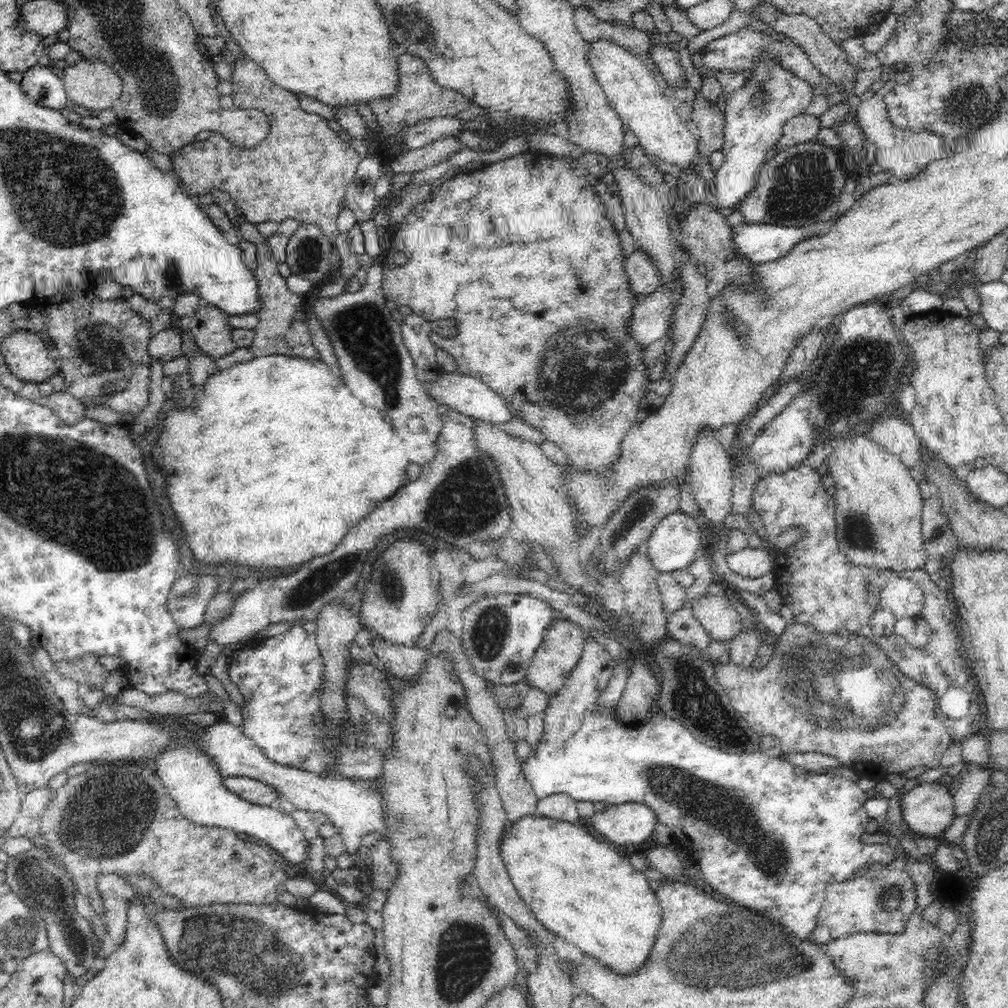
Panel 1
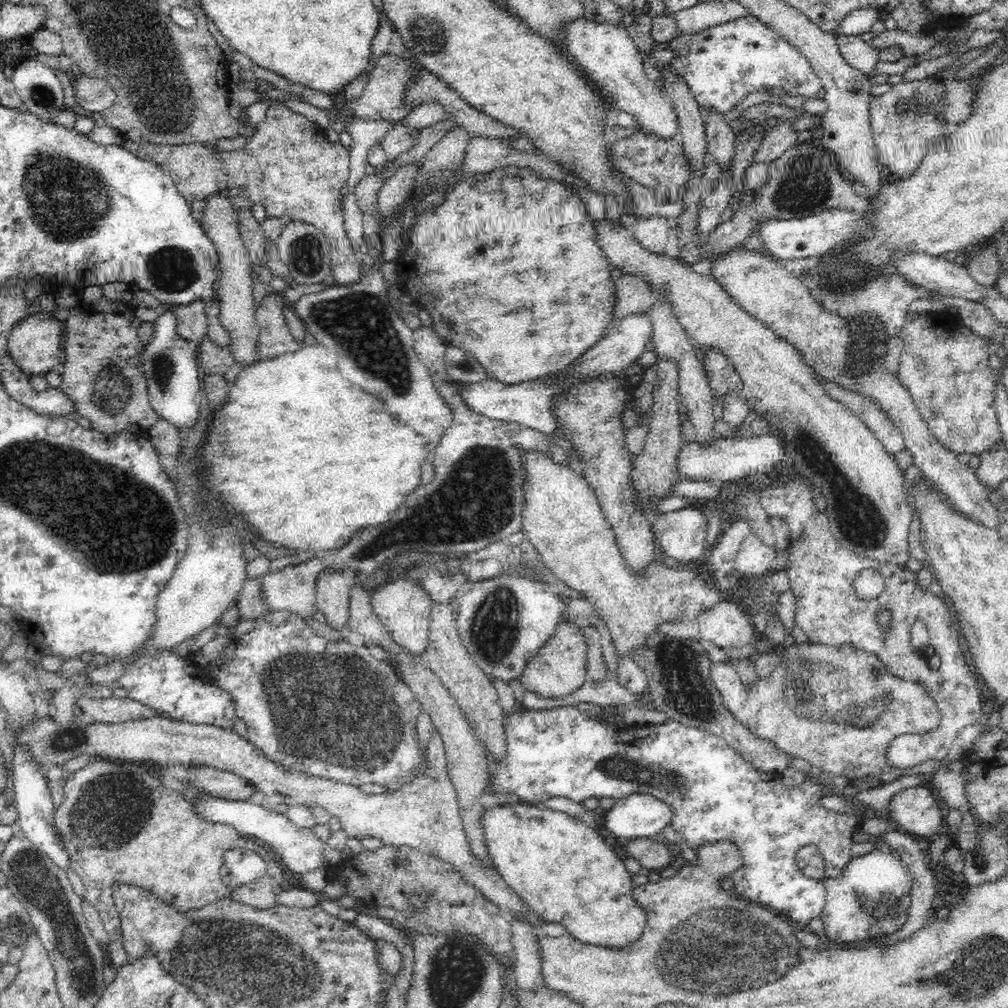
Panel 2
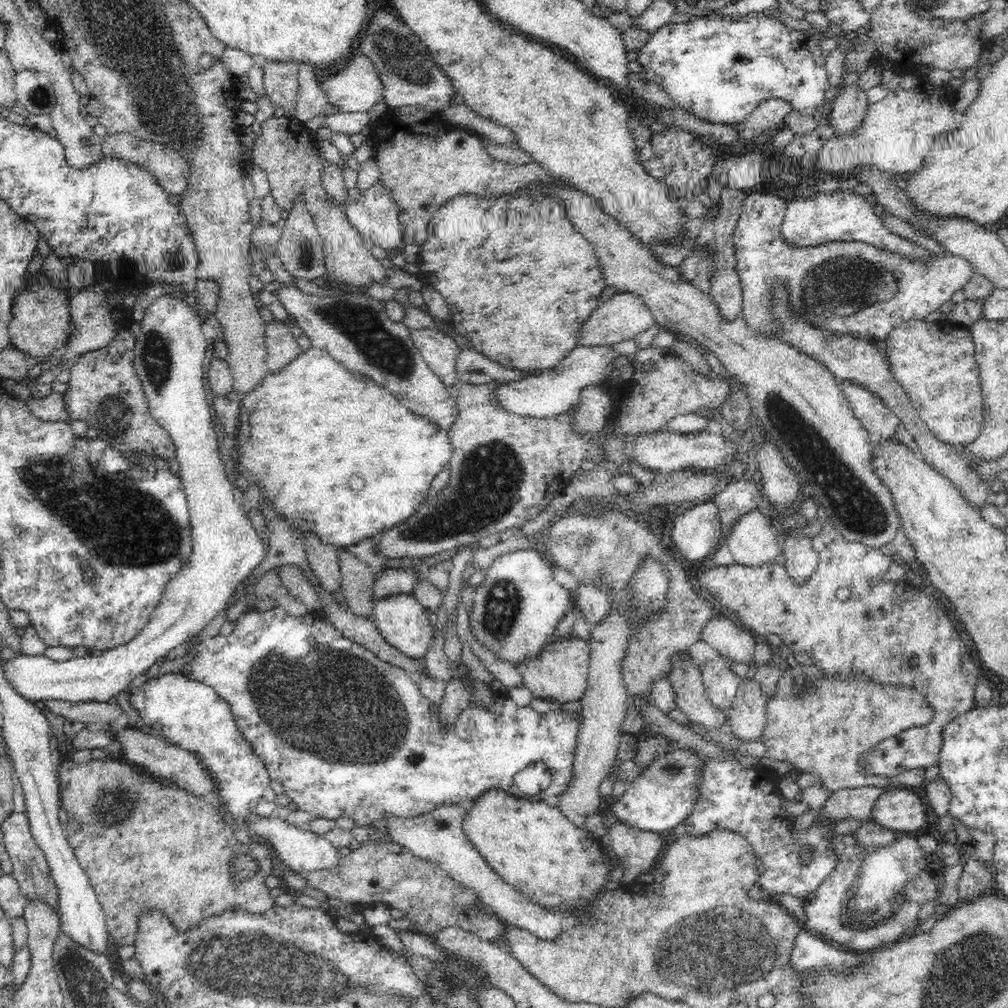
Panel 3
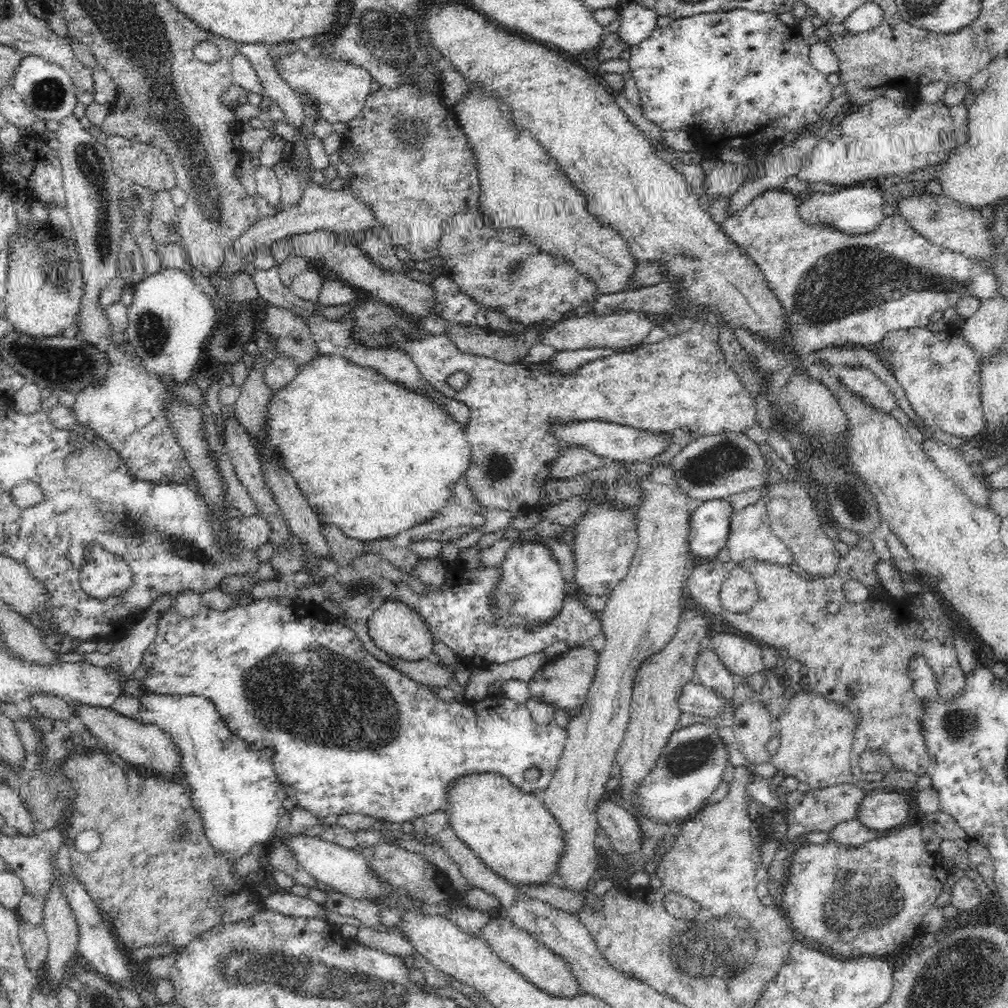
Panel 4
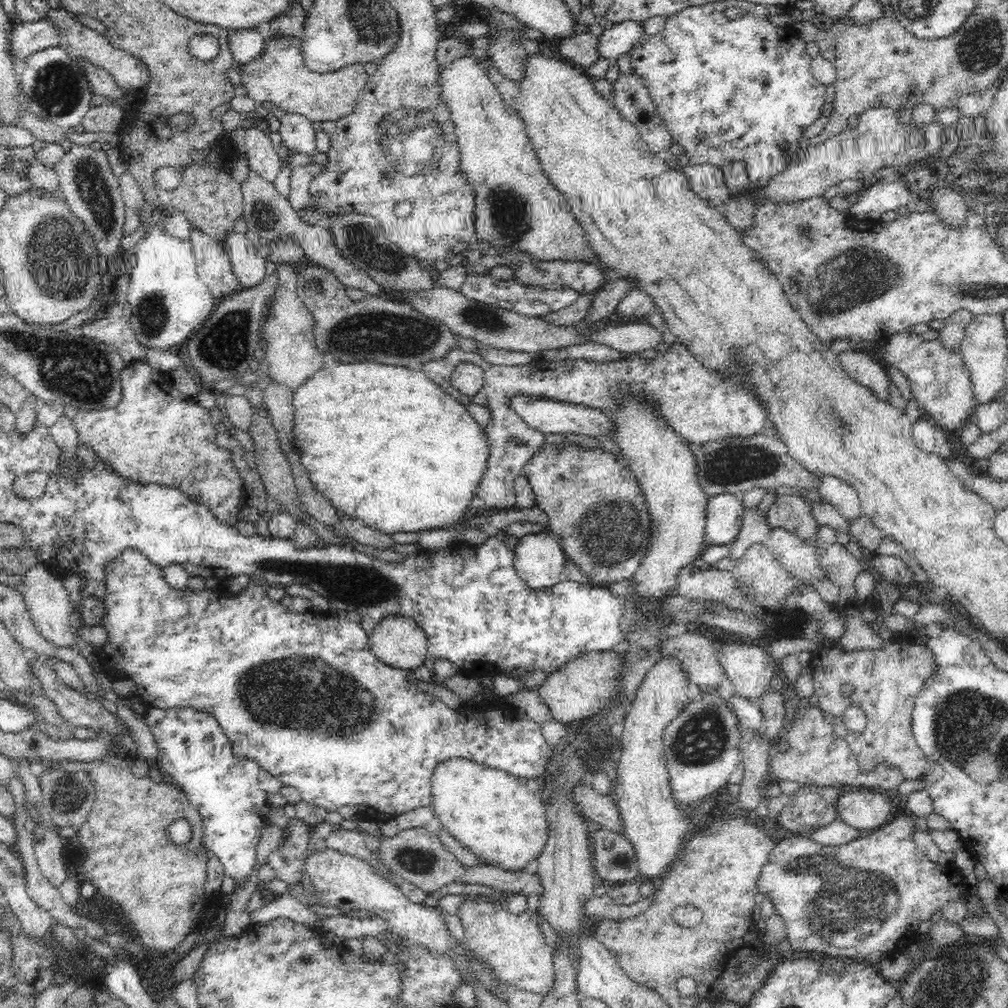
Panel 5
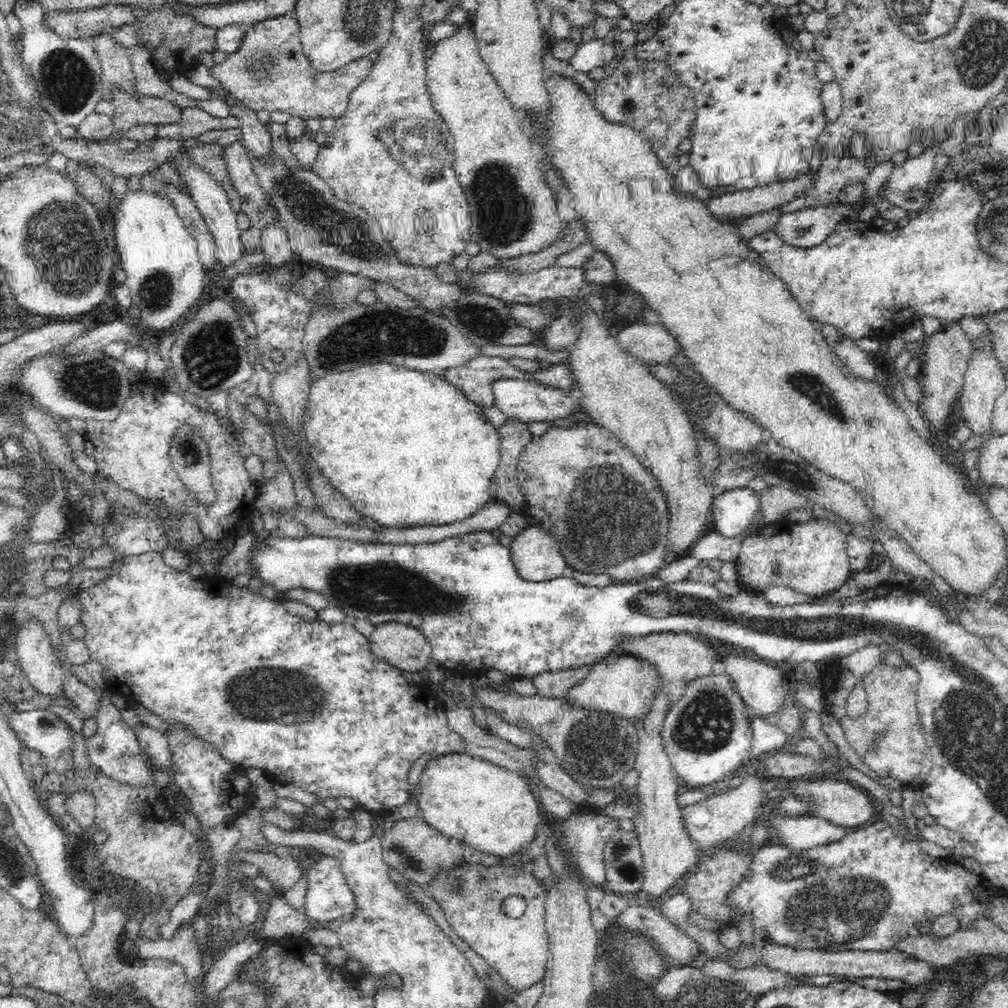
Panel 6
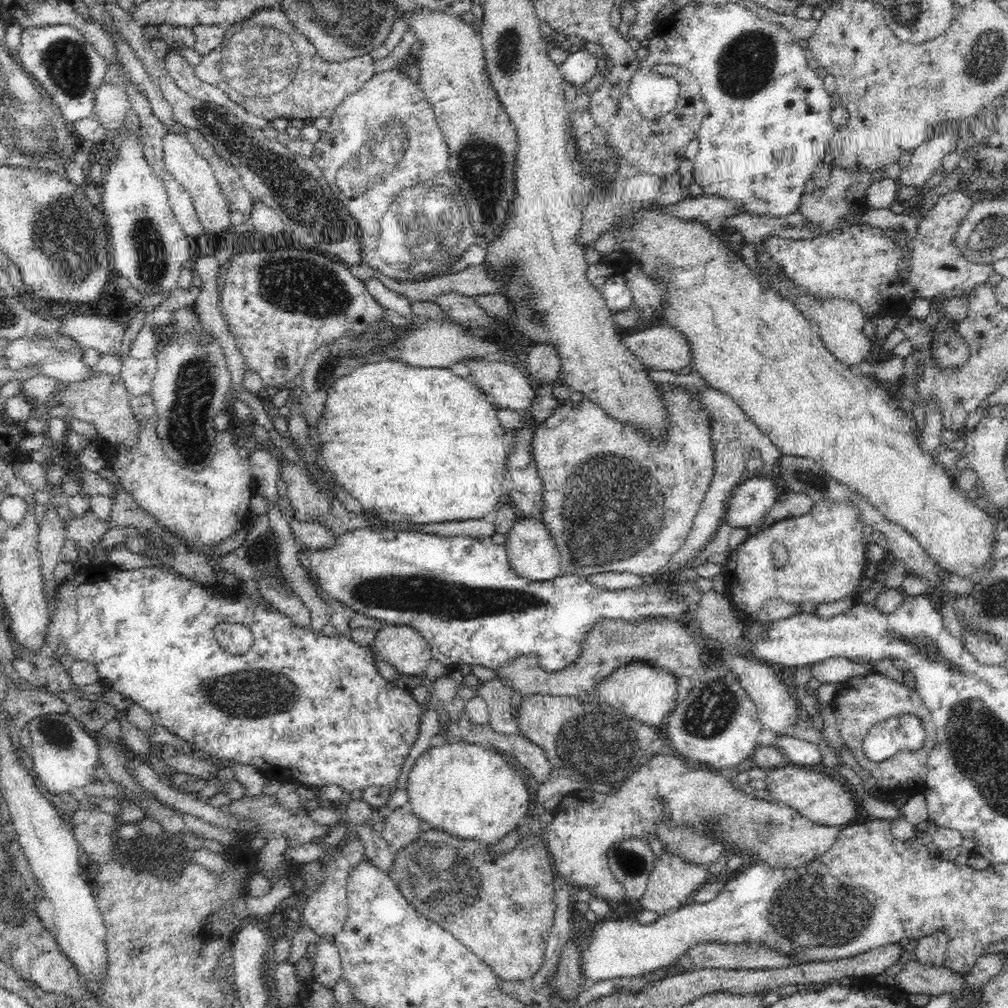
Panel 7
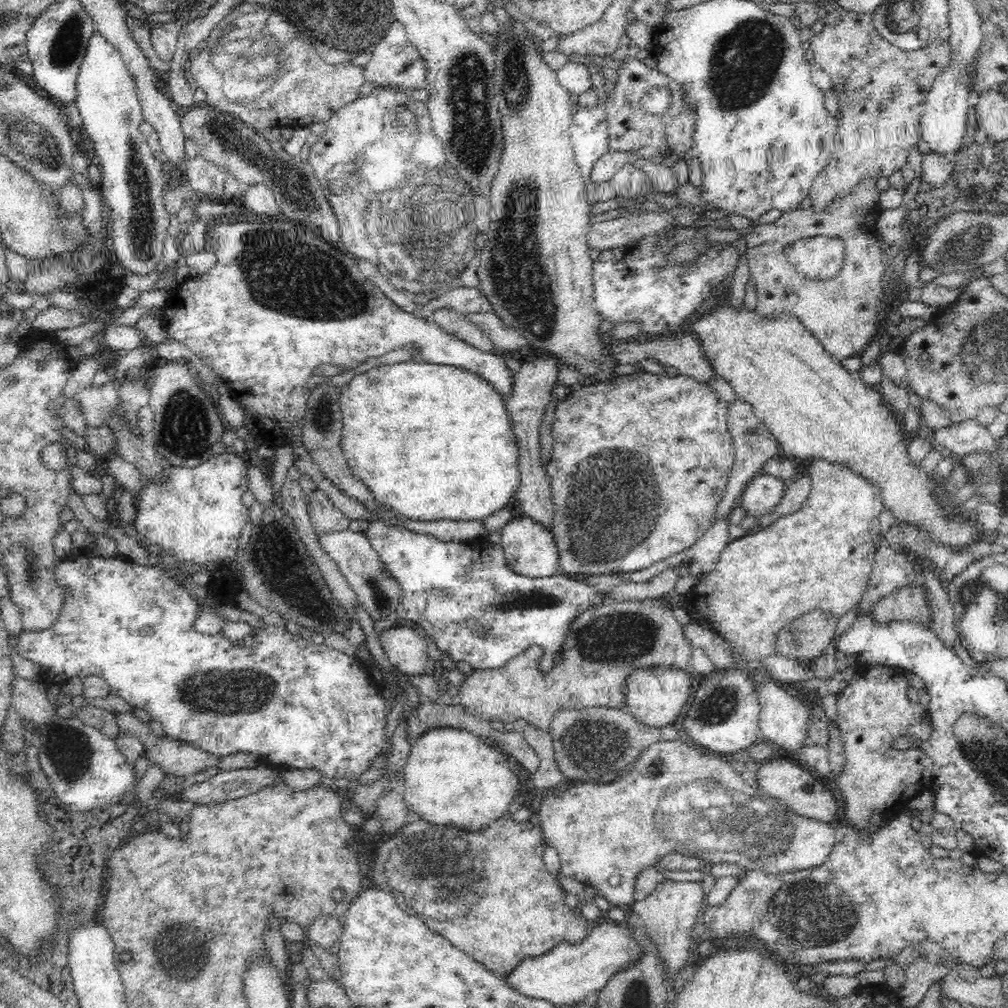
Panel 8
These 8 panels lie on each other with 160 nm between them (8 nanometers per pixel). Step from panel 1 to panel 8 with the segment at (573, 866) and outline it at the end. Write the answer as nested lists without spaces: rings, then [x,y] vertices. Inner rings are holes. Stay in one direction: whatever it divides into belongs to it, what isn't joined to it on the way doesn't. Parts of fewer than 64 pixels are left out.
[[[450,727],[428,729],[423,735],[410,741],[412,748],[402,774],[405,786],[403,799],[407,807],[416,812],[422,820],[432,824],[454,825],[475,833],[490,821],[509,815],[508,808],[516,792],[520,790],[519,780],[515,773],[510,771],[506,755],[495,745],[482,741],[466,729]]]

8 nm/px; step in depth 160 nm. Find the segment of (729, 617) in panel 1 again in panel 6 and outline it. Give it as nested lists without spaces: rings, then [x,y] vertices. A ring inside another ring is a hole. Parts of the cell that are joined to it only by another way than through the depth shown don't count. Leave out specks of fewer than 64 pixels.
[[[726,656],[722,658],[725,667],[725,674],[731,677],[734,689],[740,694],[746,705],[746,712],[749,716],[768,718],[781,710],[782,706],[790,700],[786,681],[782,679],[784,667],[766,662],[764,660],[752,660],[744,656]]]

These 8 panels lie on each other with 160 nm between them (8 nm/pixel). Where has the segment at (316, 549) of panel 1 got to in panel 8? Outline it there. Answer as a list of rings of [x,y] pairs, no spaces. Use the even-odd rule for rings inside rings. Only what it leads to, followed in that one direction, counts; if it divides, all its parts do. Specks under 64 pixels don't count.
[[[413,361],[387,364],[378,366],[355,375],[349,382],[349,386],[341,394],[339,392],[340,410],[343,414],[343,434],[340,447],[344,451],[344,457],[348,461],[348,467],[352,475],[358,481],[364,483],[374,499],[380,505],[386,505],[396,511],[399,515],[412,520],[432,522],[435,520],[484,520],[490,514],[498,512],[512,500],[516,494],[516,488],[520,484],[520,471],[518,471],[518,439],[514,433],[504,397],[484,380],[484,378],[464,368],[453,366],[416,363]]]

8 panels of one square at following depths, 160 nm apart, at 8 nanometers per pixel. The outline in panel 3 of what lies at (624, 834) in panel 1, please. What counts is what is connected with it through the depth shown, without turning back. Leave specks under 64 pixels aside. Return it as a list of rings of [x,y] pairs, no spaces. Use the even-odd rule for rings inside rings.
[[[676,750],[670,752],[650,764],[639,777],[636,777],[629,785],[625,793],[612,804],[612,814],[618,821],[624,821],[626,825],[648,832],[655,832],[669,837],[672,830],[678,824],[692,814],[696,804],[696,794],[702,782],[700,769],[703,766],[703,758],[693,750]]]

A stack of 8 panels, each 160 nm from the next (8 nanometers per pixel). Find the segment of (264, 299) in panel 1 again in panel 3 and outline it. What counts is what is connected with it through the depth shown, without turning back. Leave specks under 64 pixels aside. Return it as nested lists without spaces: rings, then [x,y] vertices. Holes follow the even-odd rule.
[[[277,320],[265,326],[266,367],[274,374],[280,372],[286,364],[290,364],[298,354],[304,352],[287,325]]]

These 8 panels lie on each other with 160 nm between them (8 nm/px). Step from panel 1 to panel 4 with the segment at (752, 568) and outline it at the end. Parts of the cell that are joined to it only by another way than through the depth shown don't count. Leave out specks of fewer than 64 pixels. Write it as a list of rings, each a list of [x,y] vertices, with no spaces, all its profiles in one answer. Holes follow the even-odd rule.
[[[763,499],[732,514],[730,534],[726,547],[734,563],[740,563],[749,558],[787,567],[790,564],[796,563],[794,562],[794,555],[792,555],[792,551],[788,549],[786,543],[774,534],[771,523],[769,522],[768,509]]]

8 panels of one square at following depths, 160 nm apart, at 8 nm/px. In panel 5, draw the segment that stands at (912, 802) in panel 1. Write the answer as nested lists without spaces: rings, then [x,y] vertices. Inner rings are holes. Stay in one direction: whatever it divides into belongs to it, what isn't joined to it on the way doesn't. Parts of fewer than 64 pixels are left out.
[[[850,789],[835,800],[835,805],[838,819],[869,832],[890,822],[895,811],[892,795],[881,790]]]

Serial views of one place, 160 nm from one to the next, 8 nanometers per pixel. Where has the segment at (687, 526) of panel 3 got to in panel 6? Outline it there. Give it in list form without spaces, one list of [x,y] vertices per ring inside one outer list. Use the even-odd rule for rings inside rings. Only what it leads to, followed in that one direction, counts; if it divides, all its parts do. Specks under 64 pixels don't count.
[[[742,487],[727,490],[714,497],[711,506],[711,529],[726,538],[742,534],[760,510],[760,496],[752,487]]]

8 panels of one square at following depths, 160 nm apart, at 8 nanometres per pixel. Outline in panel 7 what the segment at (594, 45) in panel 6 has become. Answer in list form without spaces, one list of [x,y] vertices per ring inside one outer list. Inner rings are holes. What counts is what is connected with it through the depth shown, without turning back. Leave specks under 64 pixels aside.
[[[584,47],[576,52],[569,53],[567,59],[559,66],[563,80],[570,82],[574,87],[583,86],[597,71],[598,59]]]

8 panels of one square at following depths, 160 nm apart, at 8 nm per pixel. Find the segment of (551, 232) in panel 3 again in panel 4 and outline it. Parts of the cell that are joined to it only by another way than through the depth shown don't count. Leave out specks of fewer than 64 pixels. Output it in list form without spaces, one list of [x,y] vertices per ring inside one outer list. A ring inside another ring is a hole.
[[[476,206],[447,219],[442,226],[438,256],[443,258],[442,275],[454,280],[478,306],[502,310],[500,313],[508,317],[512,330],[499,332],[502,336],[519,335],[521,331],[532,328],[536,322],[547,320],[545,327],[539,330],[541,333],[562,322],[568,312],[596,296],[597,284],[580,273],[572,262],[540,250],[519,228],[498,230],[488,226],[486,218],[480,207]],[[514,264],[520,266],[508,272]]]

